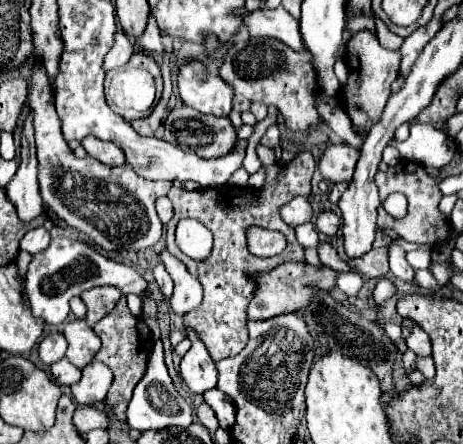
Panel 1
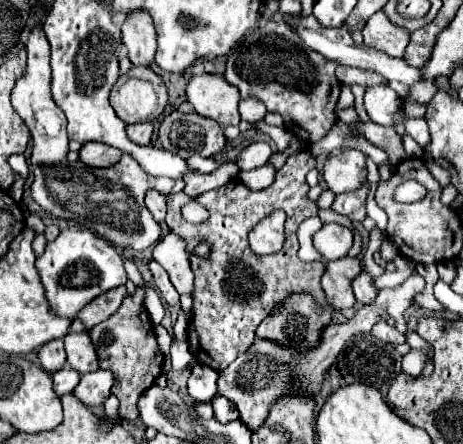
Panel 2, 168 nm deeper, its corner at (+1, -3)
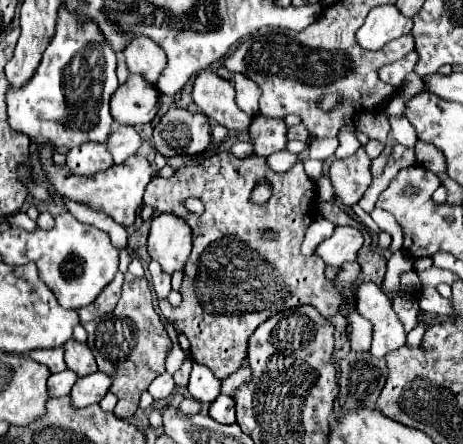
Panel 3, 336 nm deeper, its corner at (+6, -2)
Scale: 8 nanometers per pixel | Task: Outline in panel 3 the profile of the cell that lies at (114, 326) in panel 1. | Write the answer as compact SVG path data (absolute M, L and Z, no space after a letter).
M127 273L123 283L123 295L115 311L97 321L89 321L83 327L89 333L87 345L97 359L99 371L109 373L109 377L113 379L109 391L113 391L119 399L113 413L121 419L131 417L139 407L141 393L157 375L165 371L165 357L171 347L161 317L153 309L153 297L147 279L137 279L131 273Z

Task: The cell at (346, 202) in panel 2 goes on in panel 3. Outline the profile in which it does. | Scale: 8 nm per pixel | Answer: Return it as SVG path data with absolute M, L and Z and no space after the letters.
M323 175L317 183L317 195L321 201L333 201L335 199L335 193L333 193L333 187L329 185L329 179Z

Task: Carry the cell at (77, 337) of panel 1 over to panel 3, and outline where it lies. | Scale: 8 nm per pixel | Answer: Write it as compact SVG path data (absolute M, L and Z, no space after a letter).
M69 339L65 343L65 363L79 377L85 377L97 371L97 363L91 349L85 343L79 343L77 339Z

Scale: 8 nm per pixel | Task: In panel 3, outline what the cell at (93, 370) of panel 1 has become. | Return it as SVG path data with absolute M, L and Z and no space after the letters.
M103 371L85 375L73 385L71 403L75 407L89 407L93 403L99 403L105 397L105 393L109 391L109 385L111 385L111 377Z

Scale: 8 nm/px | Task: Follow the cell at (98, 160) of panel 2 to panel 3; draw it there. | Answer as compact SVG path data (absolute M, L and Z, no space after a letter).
M83 143L67 153L67 167L77 175L93 175L97 171L109 169L111 165L113 157L103 143Z

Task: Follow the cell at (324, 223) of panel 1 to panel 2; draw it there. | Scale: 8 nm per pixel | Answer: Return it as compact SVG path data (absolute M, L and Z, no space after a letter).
M324 224L314 234L314 248L326 262L338 260L352 248L352 232L340 224Z

